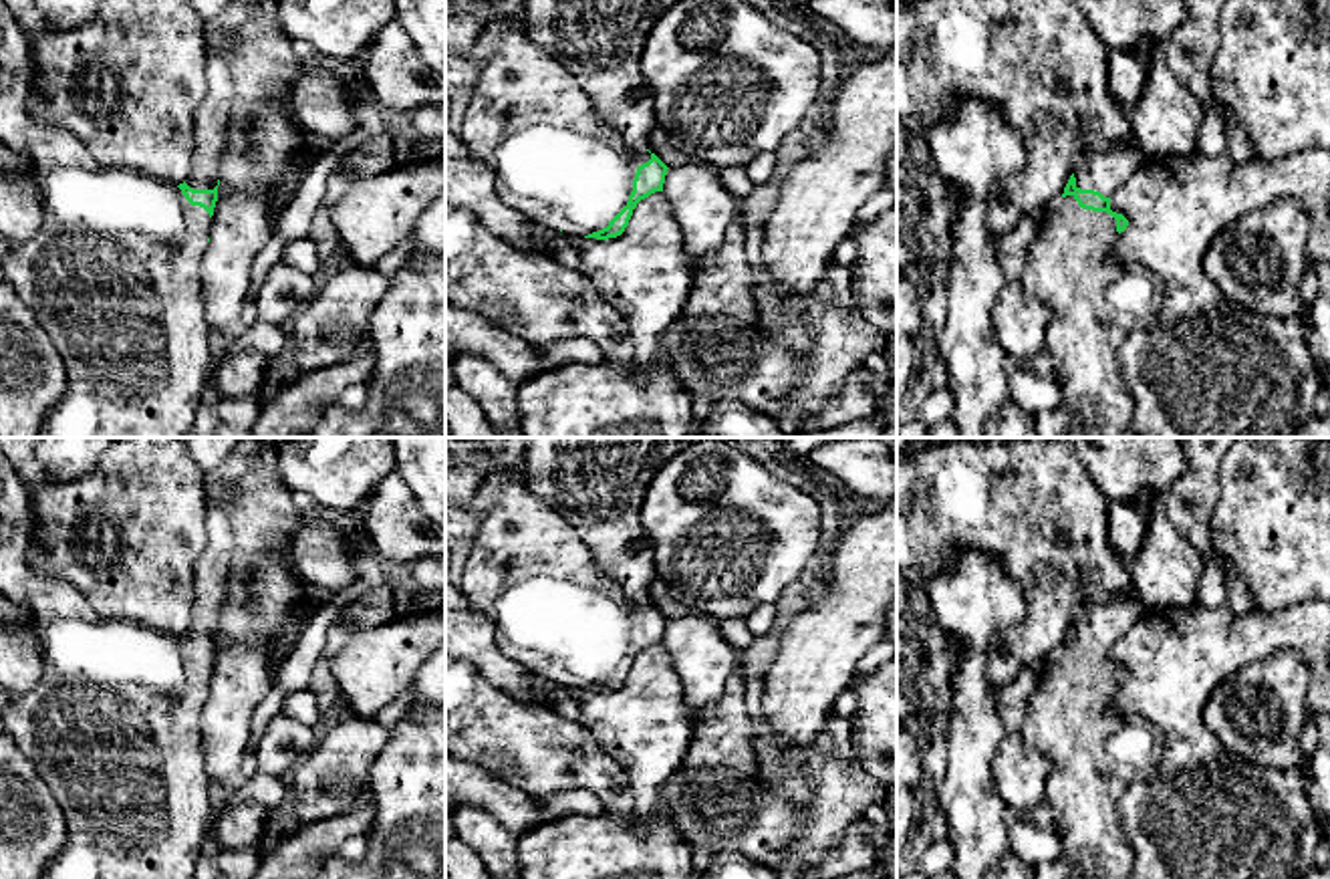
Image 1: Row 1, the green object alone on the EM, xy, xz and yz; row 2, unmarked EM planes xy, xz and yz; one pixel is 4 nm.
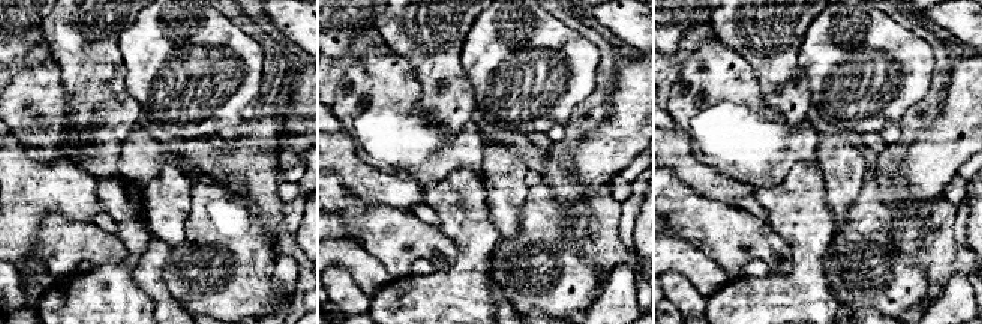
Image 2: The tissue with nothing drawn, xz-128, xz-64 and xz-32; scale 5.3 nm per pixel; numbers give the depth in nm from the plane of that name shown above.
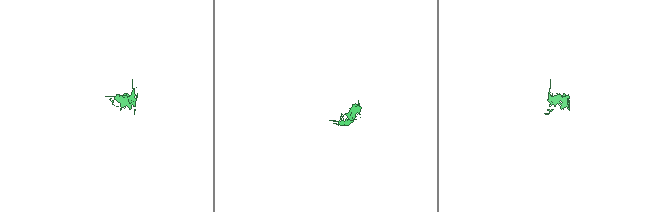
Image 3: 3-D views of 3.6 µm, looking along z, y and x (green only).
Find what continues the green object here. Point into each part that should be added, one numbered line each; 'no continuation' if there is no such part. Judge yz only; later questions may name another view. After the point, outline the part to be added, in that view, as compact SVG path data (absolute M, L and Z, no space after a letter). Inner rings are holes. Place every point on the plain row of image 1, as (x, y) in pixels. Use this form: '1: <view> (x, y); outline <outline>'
1: yz (1103, 621); outline M1137 591L1120 601L1084 599L1074 623L1076 639L1100 643L1110 649L1145 613Z
2: yz (1095, 755); outline M1074 647L1060 649L1030 696L1020 726L1022 740L1052 762L1044 804L1054 814L1062 839L1060 861L1082 879L1133 879L1133 847L1118 817L1124 790L1157 770L1163 758L1163 734L1139 716L1116 716L1116 671L1106 663L1078 657Z

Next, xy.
1: xy (212, 567); outline M208 506L208 544L195 562L195 603L185 635L193 641L218 637L220 605L228 597L228 575L234 558L236 534L224 510Z
2: xy (111, 726); outline M0 437L0 595L18 603L26 615L32 617L42 661L40 679L28 692L10 696L2 716L4 732L34 764L52 798L58 802L69 829L62 849L46 867L42 879L191 879L200 857L208 851L216 804L214 786L206 772L200 728L200 720L208 702L212 669L204 659L191 657L177 637L161 633L141 621L105 619L71 583L56 575L34 571L30 567L30 554L36 548L34 528L36 522L30 514L30 492L20 480L16 468L10 464Z

